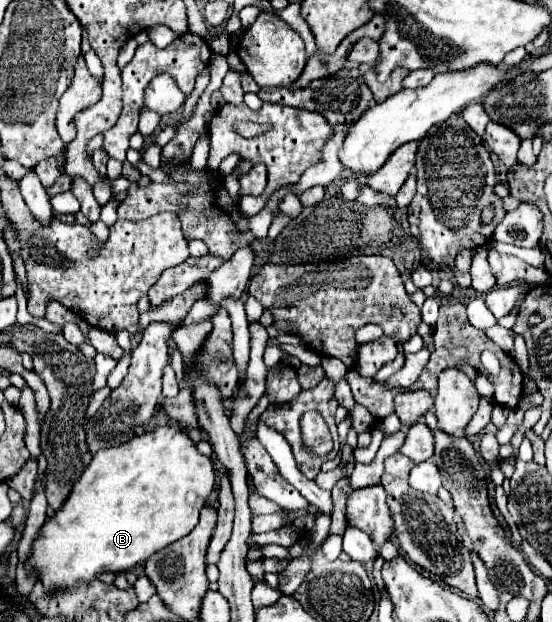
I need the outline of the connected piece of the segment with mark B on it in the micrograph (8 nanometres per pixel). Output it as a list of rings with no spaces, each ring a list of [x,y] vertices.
[[[157,426],[143,436],[131,438],[131,442],[99,450],[75,484],[63,508],[55,514],[55,518],[47,518],[41,526],[27,566],[39,572],[39,580],[47,592],[73,586],[79,580],[89,582],[103,570],[111,570],[113,574],[125,572],[141,560],[147,560],[163,546],[187,536],[199,522],[199,512],[207,504],[213,486],[215,472],[211,460],[203,456],[187,432],[177,426]]]

